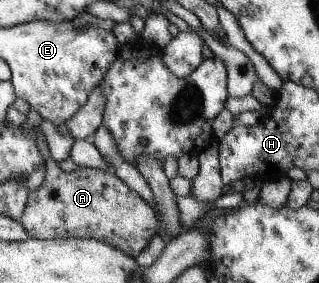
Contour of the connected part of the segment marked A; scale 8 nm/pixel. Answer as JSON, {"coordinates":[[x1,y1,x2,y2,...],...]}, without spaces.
{"coordinates":[[46,158,46,175,38,190,28,192,26,212,20,217,20,224,28,232,28,239,94,239,100,242,108,242,129,254,132,258,138,255,150,240,159,232,159,222,154,208,146,202,136,190,132,190,124,180,120,180,116,174,105,170,90,167,77,168,75,171,66,172,58,166,52,158]]}

